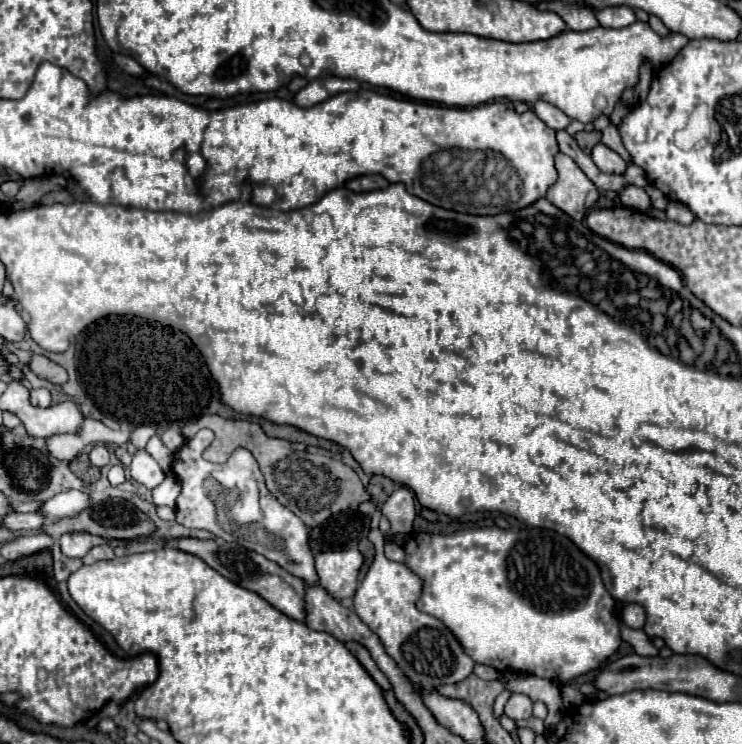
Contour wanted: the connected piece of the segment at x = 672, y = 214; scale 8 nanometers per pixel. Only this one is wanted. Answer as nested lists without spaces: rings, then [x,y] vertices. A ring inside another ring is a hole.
[[[670,201],[670,203],[668,203],[666,215],[668,215],[670,221],[682,223],[682,225],[690,225],[690,223],[696,219],[694,213],[692,213],[686,205],[682,205],[682,203],[678,203],[678,201]]]

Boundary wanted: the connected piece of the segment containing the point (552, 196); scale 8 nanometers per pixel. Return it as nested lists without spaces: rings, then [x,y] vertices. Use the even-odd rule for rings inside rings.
[[[556,155],[556,169],[558,181],[550,187],[546,199],[572,219],[582,221],[586,213],[592,209],[592,205],[598,201],[600,193],[596,185],[582,173],[582,169],[568,155]]]

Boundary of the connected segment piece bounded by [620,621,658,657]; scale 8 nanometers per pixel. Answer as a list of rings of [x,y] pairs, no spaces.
[[[620,621],[620,633],[622,633],[622,641],[630,643],[638,655],[642,655],[642,657],[656,657],[658,655],[658,649],[650,643],[650,639],[646,637],[646,633],[642,629],[640,631],[630,629]]]

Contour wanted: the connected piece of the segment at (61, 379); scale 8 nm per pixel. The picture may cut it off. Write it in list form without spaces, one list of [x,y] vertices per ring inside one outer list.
[[[32,355],[32,359],[28,361],[28,367],[30,367],[30,371],[36,373],[40,379],[46,379],[46,381],[50,381],[50,383],[54,383],[54,385],[62,385],[62,383],[66,383],[66,379],[68,379],[66,371],[64,371],[60,365],[56,365],[56,363],[52,363],[50,359],[46,359],[44,355]]]

